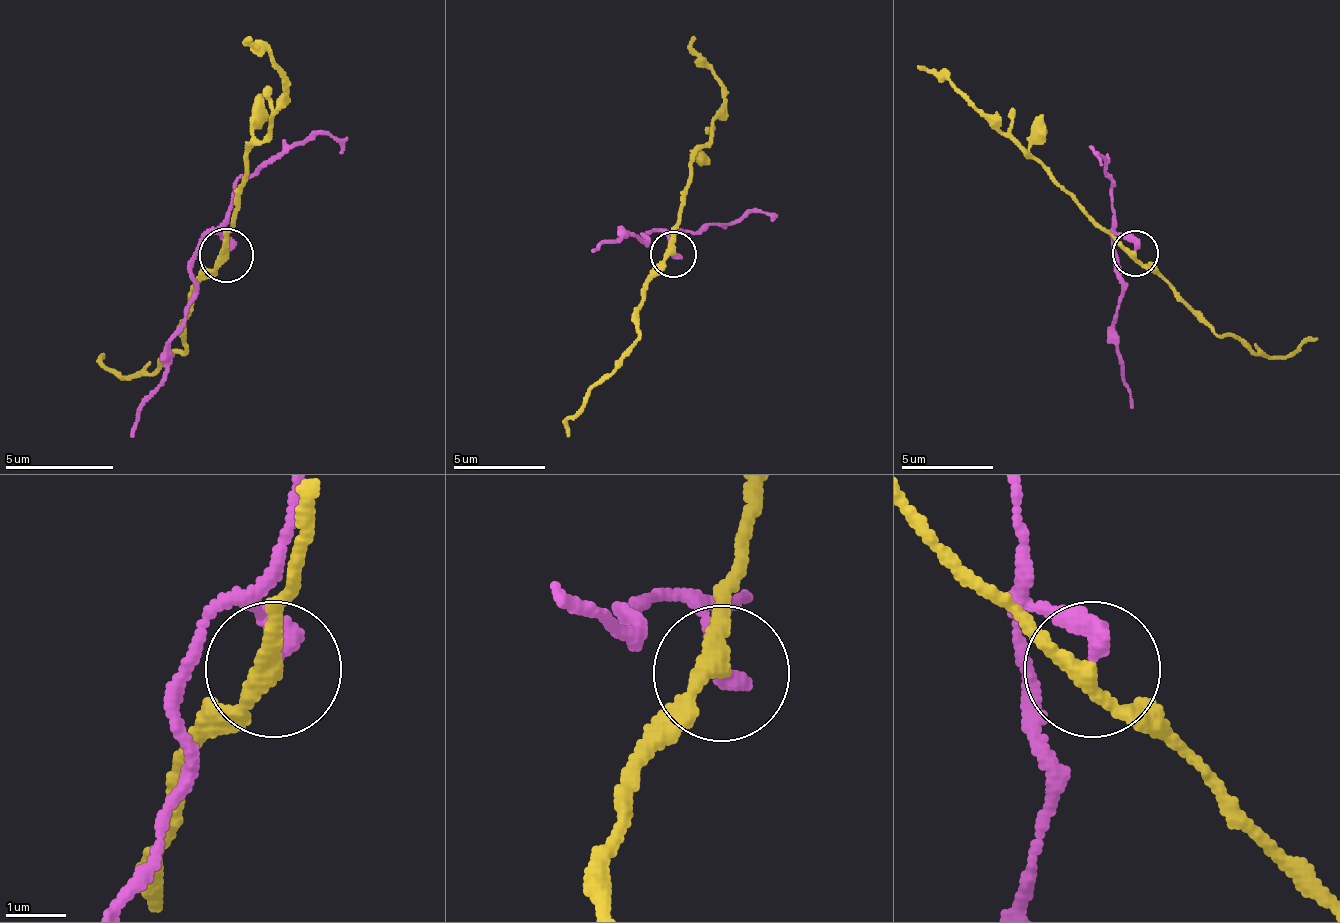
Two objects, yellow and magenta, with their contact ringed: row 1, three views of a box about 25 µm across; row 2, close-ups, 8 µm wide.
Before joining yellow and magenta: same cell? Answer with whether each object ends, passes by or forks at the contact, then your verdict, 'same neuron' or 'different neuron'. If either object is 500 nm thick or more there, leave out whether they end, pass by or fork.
yellow passes by; magenta ends there; different neuron

